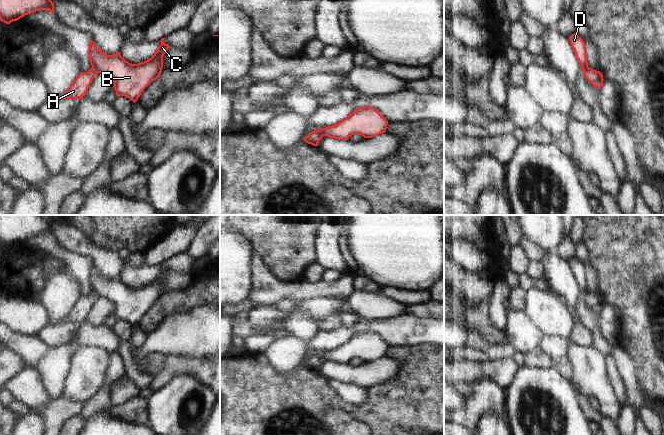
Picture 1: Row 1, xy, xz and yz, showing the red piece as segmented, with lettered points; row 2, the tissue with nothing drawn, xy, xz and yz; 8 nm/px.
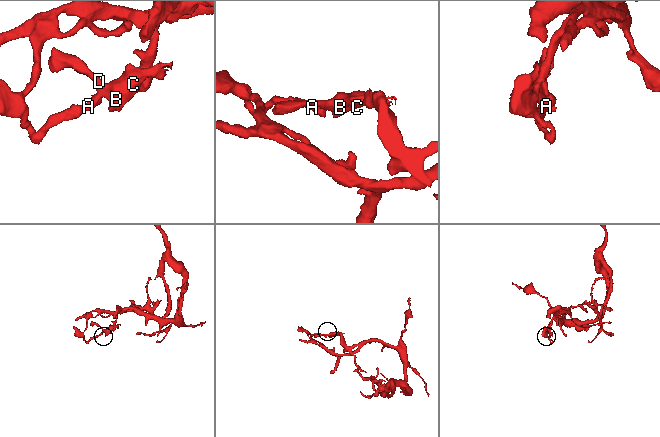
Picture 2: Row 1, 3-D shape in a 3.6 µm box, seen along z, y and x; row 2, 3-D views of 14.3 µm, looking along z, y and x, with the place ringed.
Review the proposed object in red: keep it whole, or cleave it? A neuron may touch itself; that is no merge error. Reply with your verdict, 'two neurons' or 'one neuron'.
two neurons

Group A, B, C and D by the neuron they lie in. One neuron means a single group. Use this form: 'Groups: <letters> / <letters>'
Groups: A / B C D

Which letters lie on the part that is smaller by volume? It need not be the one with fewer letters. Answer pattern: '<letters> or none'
B, C, D

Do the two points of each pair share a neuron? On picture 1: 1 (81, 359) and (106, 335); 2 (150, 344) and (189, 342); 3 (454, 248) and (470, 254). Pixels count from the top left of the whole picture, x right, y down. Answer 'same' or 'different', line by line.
1: different
2: same
3: same

